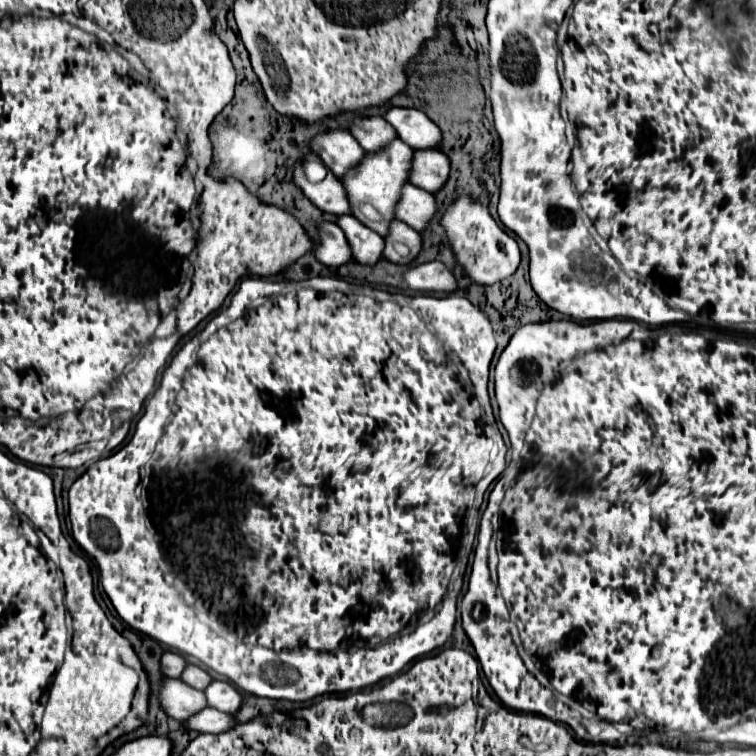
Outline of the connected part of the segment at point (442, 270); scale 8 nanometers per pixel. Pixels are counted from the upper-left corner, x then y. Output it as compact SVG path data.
M441 261L409 267L403 273L403 281L413 291L453 291L457 287L453 273Z

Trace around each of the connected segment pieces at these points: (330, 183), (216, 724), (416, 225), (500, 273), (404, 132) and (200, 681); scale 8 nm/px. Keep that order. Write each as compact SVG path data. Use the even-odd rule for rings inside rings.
M297 161L293 171L293 181L321 211L331 215L347 213L347 197L343 197L343 185L339 185L339 179L331 171L327 171L327 177L323 181L311 183L305 179L303 169Z
M205 707L199 713L191 715L187 721L183 721L185 729L197 731L197 733L223 733L235 725L231 715L219 713L217 709Z
M405 183L401 189L401 199L395 205L395 217L409 227L421 231L427 227L435 213L435 199L429 191Z
M461 195L447 207L439 223L447 233L457 263L463 267L471 281L479 285L495 285L497 281L503 281L517 271L521 261L519 245L495 223L487 205L471 199L469 195Z
M391 107L387 113L383 113L383 119L393 125L397 137L411 149L429 149L437 147L439 143L439 129L423 111Z
M187 665L185 671L181 673L181 681L187 683L189 687L195 687L195 689L203 691L211 683L211 675L207 671L195 667L195 665Z

